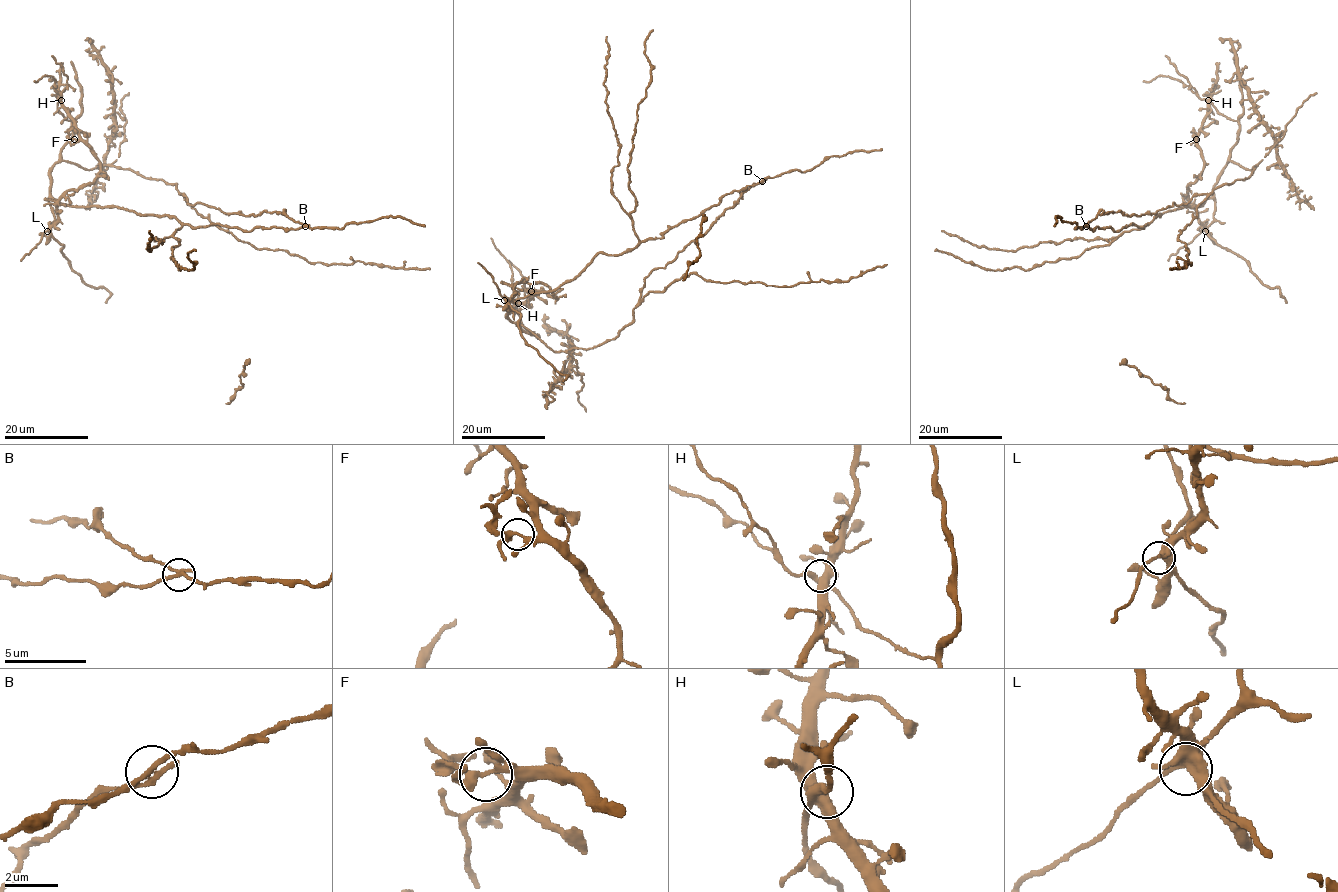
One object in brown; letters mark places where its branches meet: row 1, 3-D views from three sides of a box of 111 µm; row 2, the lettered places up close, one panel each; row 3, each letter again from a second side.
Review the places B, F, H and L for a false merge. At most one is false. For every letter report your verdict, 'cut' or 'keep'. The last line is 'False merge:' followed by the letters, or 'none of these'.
B: keep
F: cut
H: keep
L: keep
False merge: F

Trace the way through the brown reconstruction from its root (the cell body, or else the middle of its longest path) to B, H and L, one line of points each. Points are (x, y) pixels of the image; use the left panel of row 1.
B: (143, 214), (174, 216), (192, 227), (219, 224), (247, 231), (256, 227), (298, 229), (305, 226)
H: (143, 214), (116, 207), (71, 207), (50, 195), (50, 169), (74, 127), (58, 109), (61, 100)
L: (143, 214), (116, 207), (71, 207), (51, 198), (49, 205), (54, 222), (47, 231)

